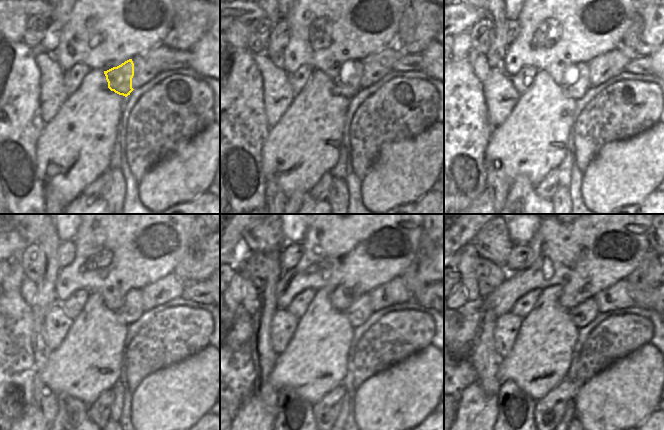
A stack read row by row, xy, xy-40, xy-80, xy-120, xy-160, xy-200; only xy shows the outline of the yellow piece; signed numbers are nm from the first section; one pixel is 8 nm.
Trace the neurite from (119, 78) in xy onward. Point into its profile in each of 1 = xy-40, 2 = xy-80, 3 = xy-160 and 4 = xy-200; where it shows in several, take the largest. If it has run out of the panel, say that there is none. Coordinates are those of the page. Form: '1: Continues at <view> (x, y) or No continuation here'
1: Continues at xy-40 (347, 84)
2: Continues at xy-80 (577, 78)
3: Continues at xy-160 (361, 309)
4: Continues at xy-200 (582, 314).

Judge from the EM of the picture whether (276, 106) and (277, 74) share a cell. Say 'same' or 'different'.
same

